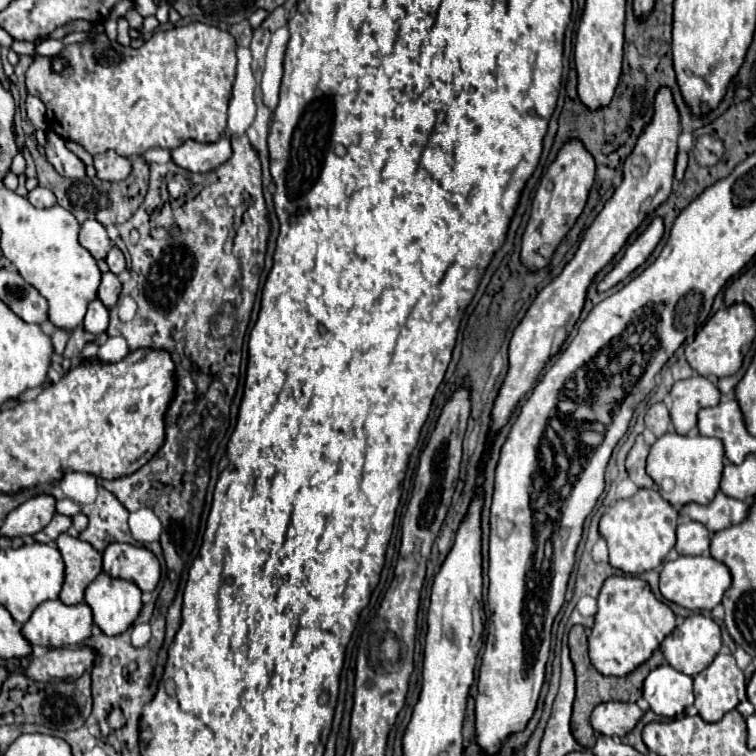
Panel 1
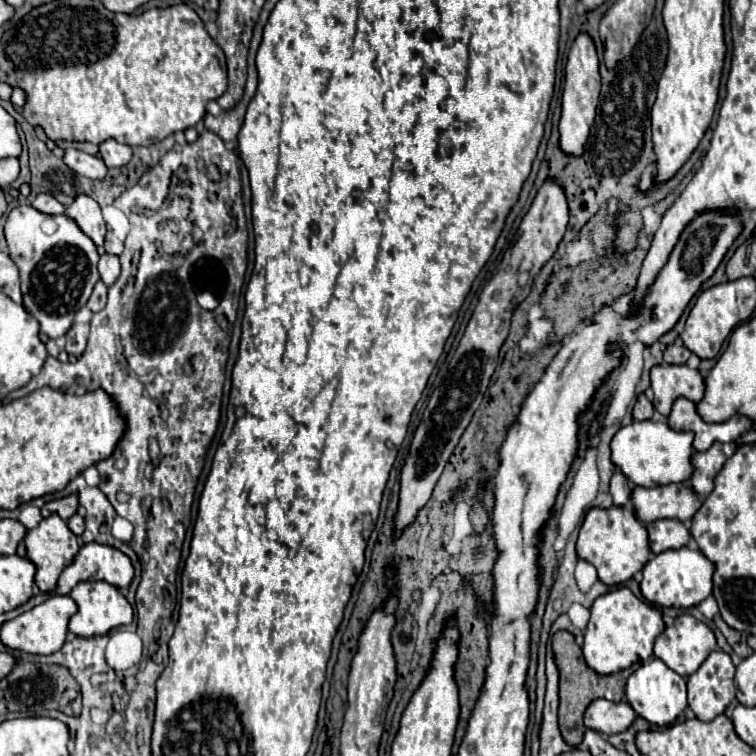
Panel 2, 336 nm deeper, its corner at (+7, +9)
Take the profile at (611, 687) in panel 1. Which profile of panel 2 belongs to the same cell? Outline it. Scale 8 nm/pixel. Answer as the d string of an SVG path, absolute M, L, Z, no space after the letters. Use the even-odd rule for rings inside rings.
M555 632L553 634L553 656L555 656L555 664L559 668L559 728L561 734L565 738L565 742L569 746L579 746L583 740L583 732L581 730L581 720L583 720L583 712L585 708L595 700L595 698L605 698L611 702L621 702L625 698L625 682L631 676L631 672L635 668L627 668L623 672L617 674L609 674L609 676L601 676L597 672L593 672L591 668L587 668L581 648L577 646L573 634L569 632Z

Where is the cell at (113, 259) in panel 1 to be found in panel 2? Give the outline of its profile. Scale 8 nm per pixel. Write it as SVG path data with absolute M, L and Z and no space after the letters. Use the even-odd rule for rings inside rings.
M107 232L107 236L105 236L105 252L117 254L117 256L123 252L123 242L117 236L113 236L113 232Z

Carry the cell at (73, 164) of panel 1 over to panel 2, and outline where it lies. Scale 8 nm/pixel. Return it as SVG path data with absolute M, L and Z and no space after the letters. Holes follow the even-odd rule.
M67 148L63 160L67 162L67 166L71 166L71 170L75 170L77 174L91 178L91 180L103 180L107 176L107 166L101 158L85 154L81 150L75 148Z

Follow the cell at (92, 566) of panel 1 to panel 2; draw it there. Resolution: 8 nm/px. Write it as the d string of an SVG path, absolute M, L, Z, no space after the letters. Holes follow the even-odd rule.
M51 514L49 518L43 518L37 528L27 530L25 534L25 548L27 548L27 560L35 564L35 584L41 592L51 592L57 586L59 574L73 562L75 554L79 552L77 536L69 530L67 522L61 520L57 514Z

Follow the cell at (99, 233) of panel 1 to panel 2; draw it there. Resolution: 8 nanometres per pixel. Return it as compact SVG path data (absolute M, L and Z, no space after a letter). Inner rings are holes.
M87 194L77 196L73 200L73 204L65 210L65 214L93 240L95 246L103 246L105 220L101 216L99 204L91 196L87 196Z

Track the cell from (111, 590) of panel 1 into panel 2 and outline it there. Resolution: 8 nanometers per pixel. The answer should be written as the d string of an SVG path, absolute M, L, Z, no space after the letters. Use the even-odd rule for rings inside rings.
M79 582L69 596L77 604L77 612L69 620L69 632L75 636L103 636L113 628L127 626L133 622L131 604L115 586L107 582Z

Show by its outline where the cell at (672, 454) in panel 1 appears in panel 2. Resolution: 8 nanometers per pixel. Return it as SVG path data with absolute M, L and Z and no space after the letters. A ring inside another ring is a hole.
M643 420L621 426L611 440L611 462L637 486L663 486L671 482L685 482L693 474L691 454L693 454L693 434L675 432L665 422Z

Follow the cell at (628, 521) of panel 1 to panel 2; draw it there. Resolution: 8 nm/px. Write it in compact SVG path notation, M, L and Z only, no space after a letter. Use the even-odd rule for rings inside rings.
M611 506L609 510L591 508L579 530L577 556L597 568L599 580L603 584L607 584L607 586L625 584L651 558L647 528L637 520L635 512L631 512L627 508L619 508L619 506Z

